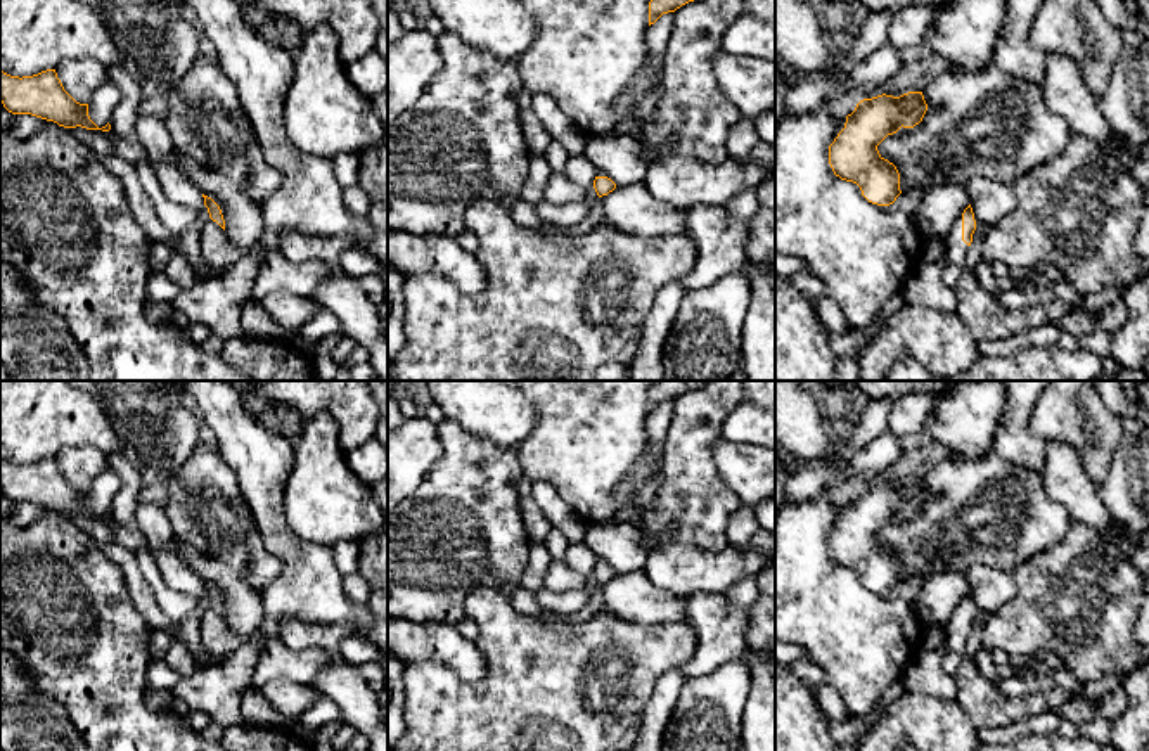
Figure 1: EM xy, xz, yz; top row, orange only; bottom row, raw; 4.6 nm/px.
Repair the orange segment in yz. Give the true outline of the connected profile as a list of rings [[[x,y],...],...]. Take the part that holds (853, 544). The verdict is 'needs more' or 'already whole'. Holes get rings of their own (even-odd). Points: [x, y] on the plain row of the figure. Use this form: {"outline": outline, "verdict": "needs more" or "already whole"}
{"outline": [[[908,479],[900,485],[883,481],[860,488],[829,533],[829,552],[834,562],[857,571],[869,590],[893,592],[902,581],[900,561],[879,542],[877,533],[902,514],[919,512],[926,498],[922,479]]], "verdict": "already whole"}

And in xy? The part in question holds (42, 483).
{"outline": [[[55,457],[22,465],[0,459],[0,490],[12,502],[31,502],[64,516],[111,517],[109,510],[99,516],[90,507],[88,491],[76,490],[64,478]]], "verdict": "already whole"}

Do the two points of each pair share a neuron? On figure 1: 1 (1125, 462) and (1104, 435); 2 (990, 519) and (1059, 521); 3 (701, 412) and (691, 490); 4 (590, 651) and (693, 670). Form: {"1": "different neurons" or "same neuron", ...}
{"1": "different neurons", "2": "same neuron", "3": "same neuron", "4": "different neurons"}

